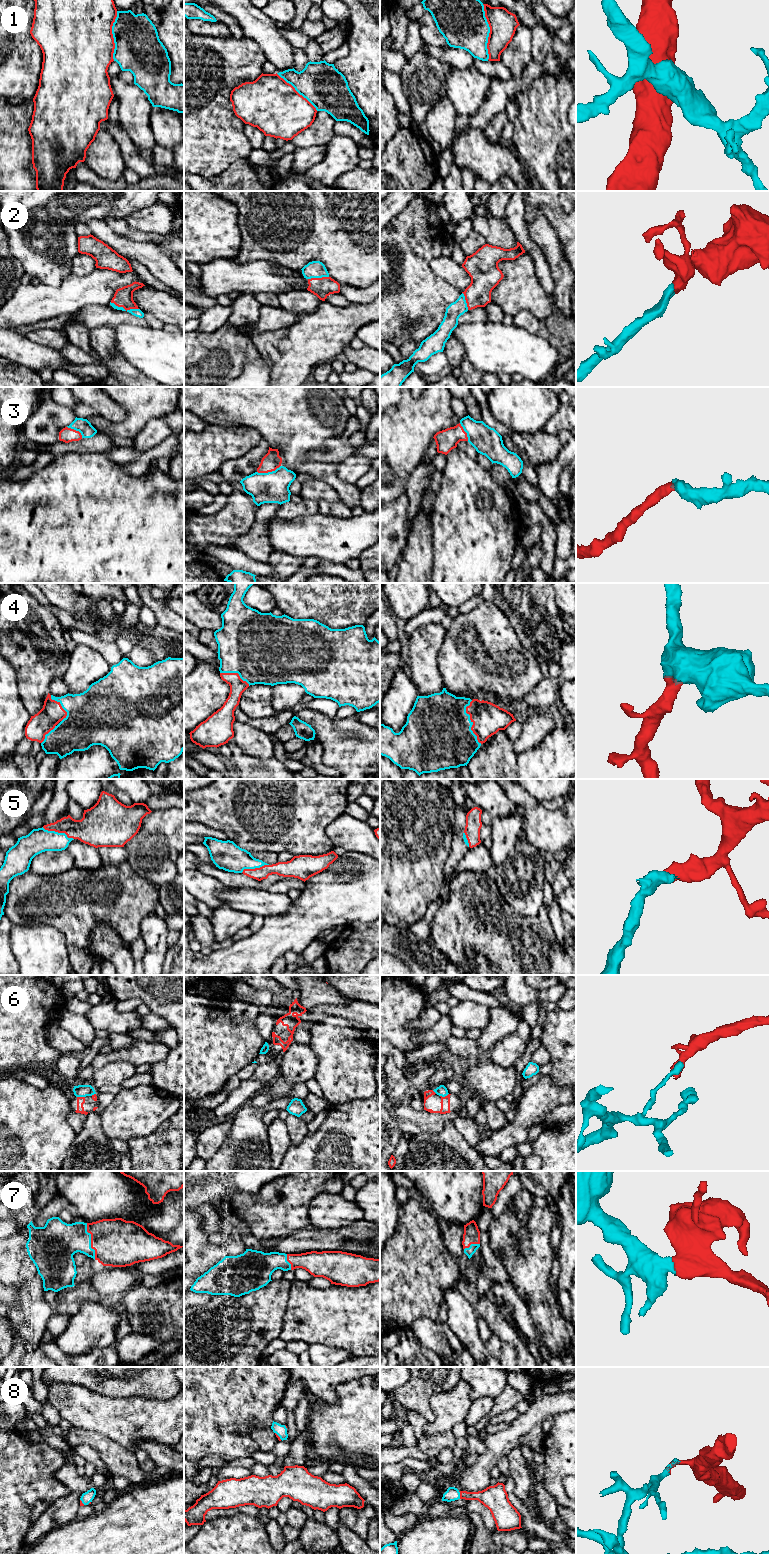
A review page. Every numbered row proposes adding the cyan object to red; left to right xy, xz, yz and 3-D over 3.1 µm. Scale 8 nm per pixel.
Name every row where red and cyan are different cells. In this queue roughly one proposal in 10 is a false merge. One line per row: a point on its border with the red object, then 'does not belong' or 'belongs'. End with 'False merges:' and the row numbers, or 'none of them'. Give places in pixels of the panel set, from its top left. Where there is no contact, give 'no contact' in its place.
1: contact yz (490, 32); belongs
2: contact xz (318, 278); belongs
3: contact xz (268, 471); belongs
4: contact yz (471, 721); belongs
5: contact xy (58, 832); belongs
6: contact yz (445, 1096); does not belong
7: contact xy (91, 1241); belongs
8: contact yz (460, 1495); does not belong
False merges: 6, 8

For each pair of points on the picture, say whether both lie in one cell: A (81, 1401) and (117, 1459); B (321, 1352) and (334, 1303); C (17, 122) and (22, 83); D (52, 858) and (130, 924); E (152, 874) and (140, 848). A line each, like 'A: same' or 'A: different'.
A: different
B: different
C: different
D: different
E: same

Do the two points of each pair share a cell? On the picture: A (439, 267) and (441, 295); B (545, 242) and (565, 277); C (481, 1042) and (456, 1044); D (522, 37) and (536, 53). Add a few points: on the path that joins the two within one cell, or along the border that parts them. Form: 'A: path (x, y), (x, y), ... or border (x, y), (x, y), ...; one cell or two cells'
A: border (432, 258), (430, 269), (437, 276), (460, 291); two cells
B: path (552, 251), (557, 268); one cell
C: path (475, 1044), (462, 1044); one cell
D: border (530, 29), (532, 60); two cells

